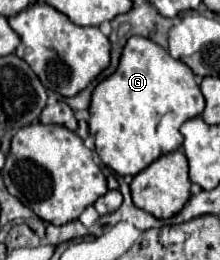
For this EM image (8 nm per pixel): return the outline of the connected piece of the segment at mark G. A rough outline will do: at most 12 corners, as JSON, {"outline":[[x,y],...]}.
{"outline":[[130,37],[92,93],[102,163],[134,177],[204,111],[188,65]]}

